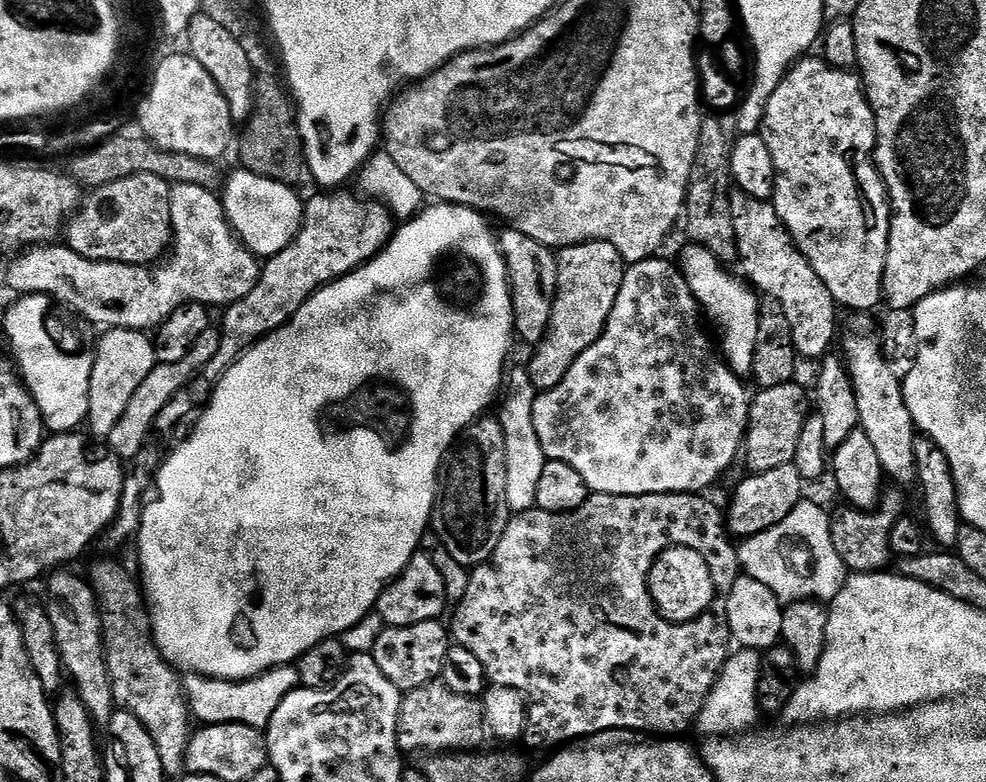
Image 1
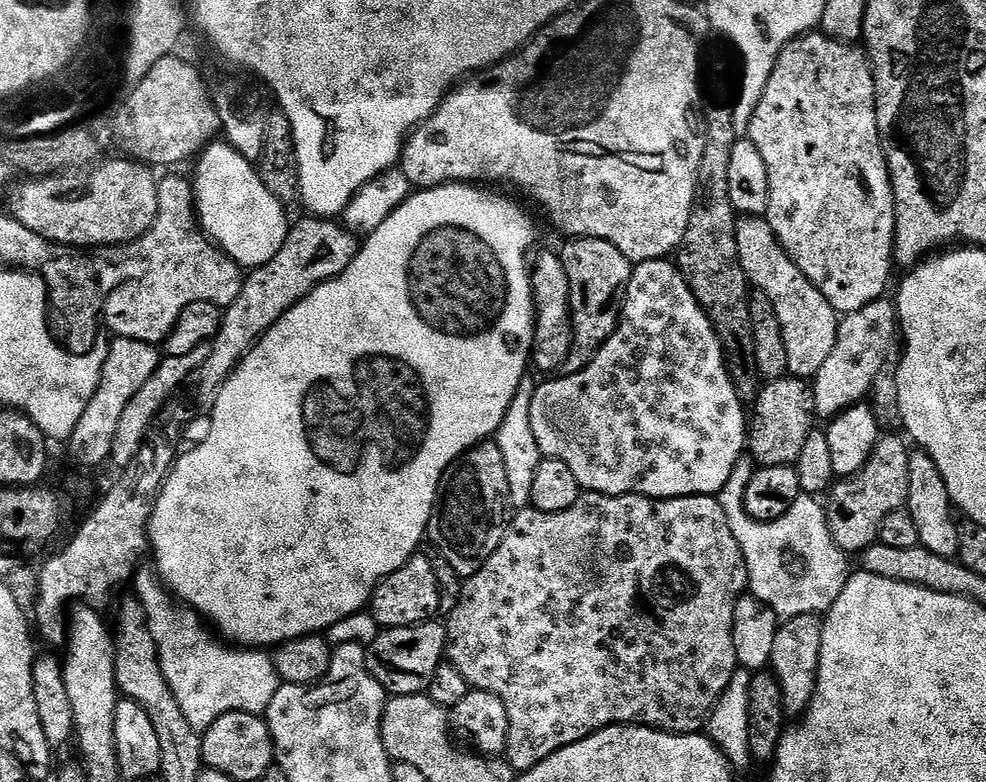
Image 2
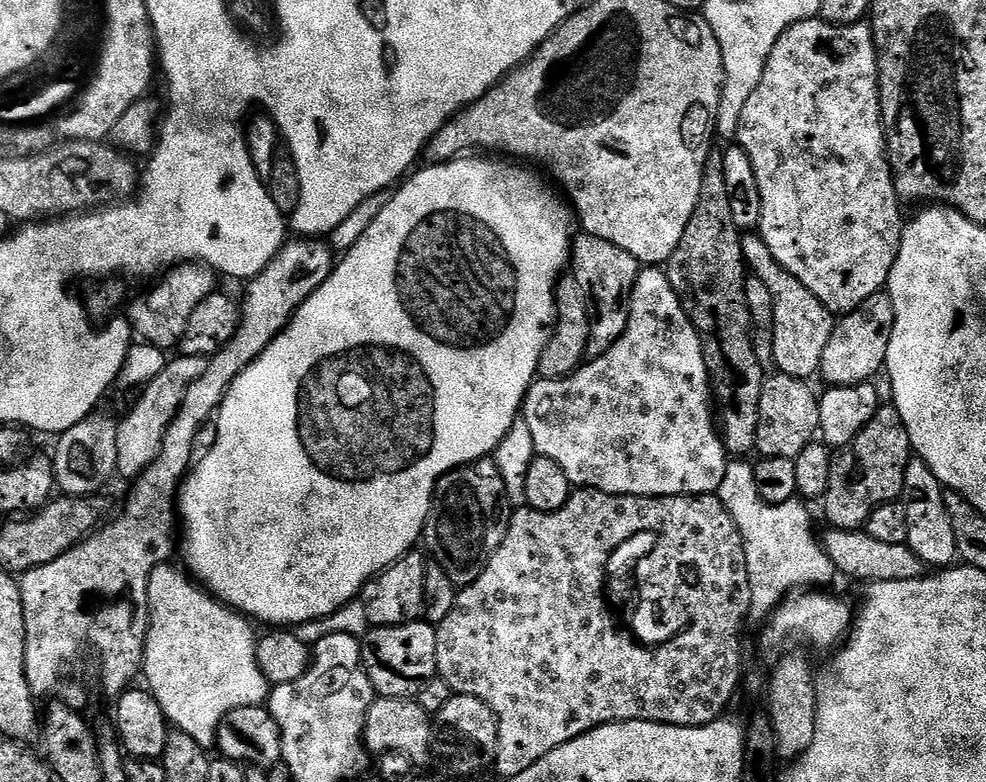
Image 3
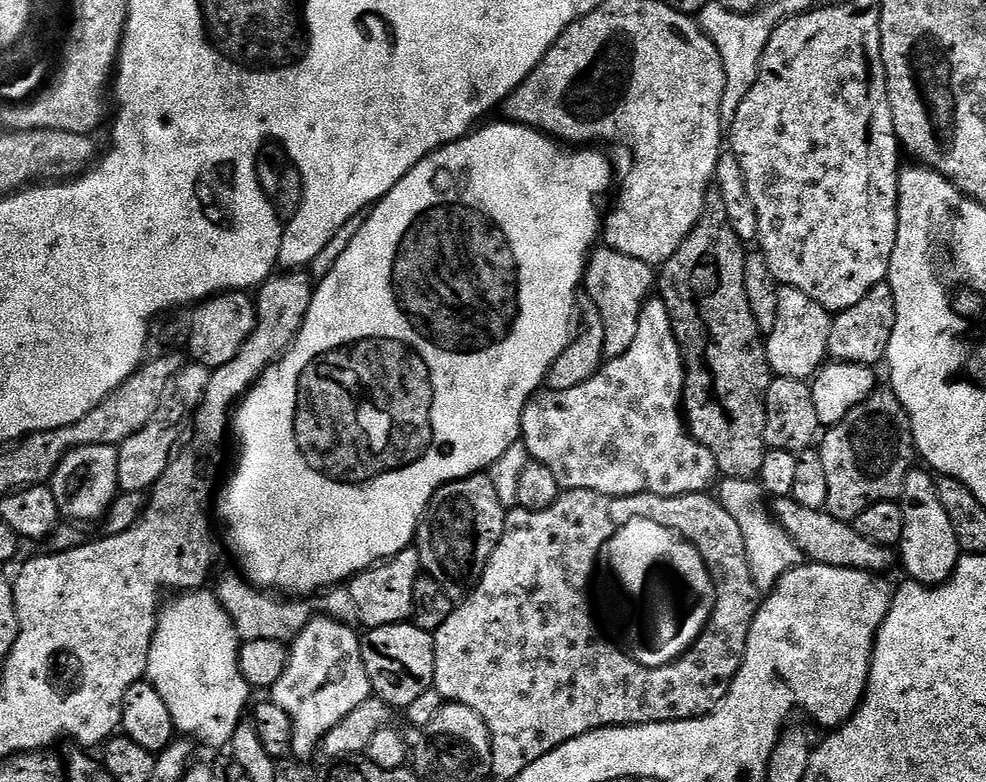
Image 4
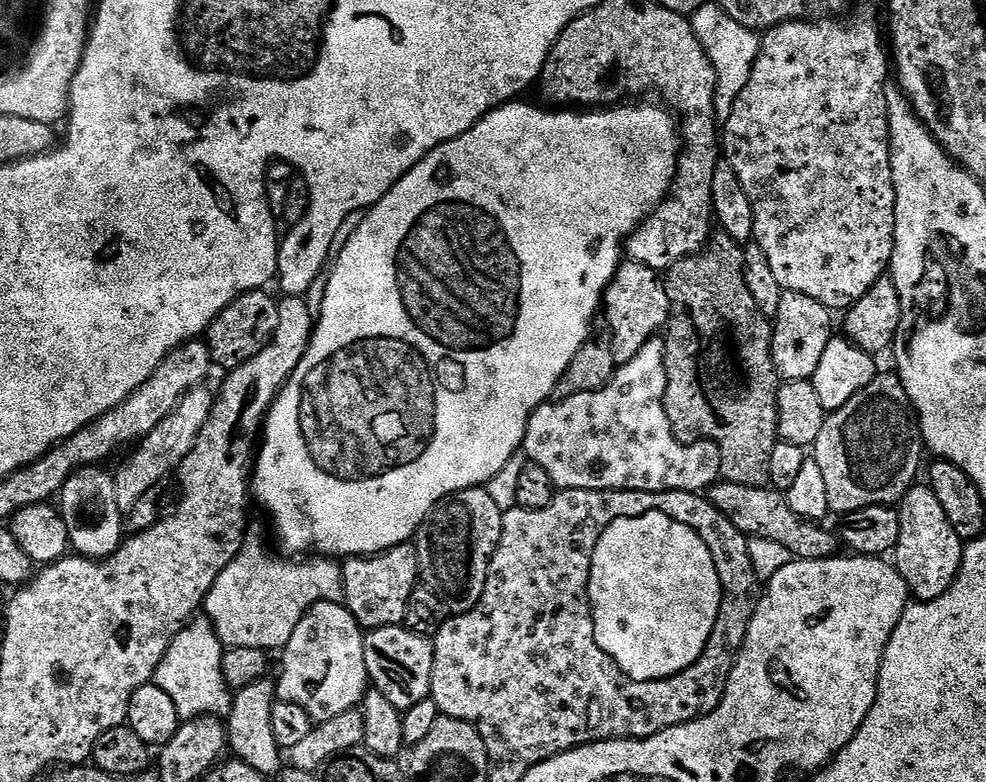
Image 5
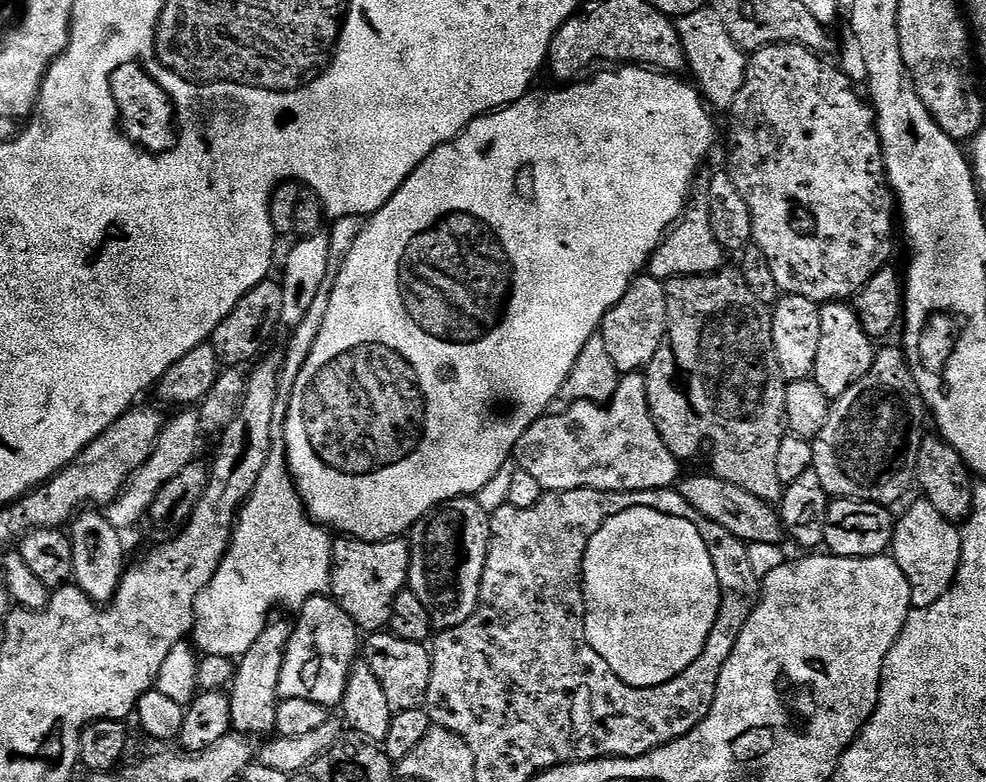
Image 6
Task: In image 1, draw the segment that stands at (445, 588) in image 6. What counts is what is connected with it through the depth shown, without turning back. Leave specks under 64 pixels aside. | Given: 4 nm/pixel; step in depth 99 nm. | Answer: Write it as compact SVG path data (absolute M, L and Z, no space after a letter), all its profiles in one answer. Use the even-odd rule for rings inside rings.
M481 418L475 420L470 427L465 428L464 431L460 433L456 443L452 445L448 455L444 457L438 477L440 489L436 493L436 506L432 510L432 518L430 521L431 531L436 533L436 536L442 542L442 546L446 546L446 550L450 550L450 555L452 555L457 562L462 562L465 568L469 570L475 568L477 564L485 564L485 562L492 557L494 550L498 546L498 542L502 542L502 534L506 530L510 519L508 503L506 502L506 438L502 434L502 426L500 425L499 419L488 419L489 418Z

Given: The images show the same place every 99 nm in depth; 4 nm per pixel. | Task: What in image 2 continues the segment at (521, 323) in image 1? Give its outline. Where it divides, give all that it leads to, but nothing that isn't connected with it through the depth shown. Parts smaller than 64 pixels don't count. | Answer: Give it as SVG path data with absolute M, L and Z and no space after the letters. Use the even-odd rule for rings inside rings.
M555 251L538 252L530 264L532 291L536 298L536 337L532 343L530 364L533 369L548 372L544 374L556 374L563 369L564 359L572 345L570 278L566 278L566 266L562 266Z

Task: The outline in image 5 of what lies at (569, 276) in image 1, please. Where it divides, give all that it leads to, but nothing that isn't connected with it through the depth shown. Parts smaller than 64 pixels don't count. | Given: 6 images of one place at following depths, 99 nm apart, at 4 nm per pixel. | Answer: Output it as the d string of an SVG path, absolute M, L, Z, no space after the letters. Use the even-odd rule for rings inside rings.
M633 260L621 263L614 278L608 283L602 301L602 316L608 319L606 332L612 338L617 365L630 362L630 358L634 358L634 354L638 354L638 350L642 350L642 346L659 333L656 331L659 328L661 331L667 325L671 305L666 298L661 273Z

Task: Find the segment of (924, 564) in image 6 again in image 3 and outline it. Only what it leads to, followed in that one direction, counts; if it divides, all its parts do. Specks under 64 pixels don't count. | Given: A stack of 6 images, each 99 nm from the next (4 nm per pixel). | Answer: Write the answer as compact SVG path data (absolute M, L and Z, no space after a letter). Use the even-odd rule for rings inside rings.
M919 458L909 460L904 479L904 495L902 503L906 510L906 518L910 522L910 538L908 548L918 554L918 558L932 570L943 570L957 563L954 530L950 527L950 518L946 518L946 502L944 501L944 485L938 482L934 470L926 466Z

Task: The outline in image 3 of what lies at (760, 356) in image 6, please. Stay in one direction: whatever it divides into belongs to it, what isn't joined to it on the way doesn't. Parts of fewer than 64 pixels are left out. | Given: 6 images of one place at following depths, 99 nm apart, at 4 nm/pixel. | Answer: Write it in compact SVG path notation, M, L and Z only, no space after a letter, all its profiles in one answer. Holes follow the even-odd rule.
M720 154L709 156L706 166L704 167L704 177L702 178L702 194L698 194L698 206L694 210L694 214L690 218L690 226L686 226L686 234L682 234L682 242L678 242L678 250L674 250L674 254L668 259L666 271L670 278L670 286L674 286L674 290L678 294L678 298L682 302L682 306L686 310L686 314L692 319L692 325L698 330L700 341L704 347L704 357L706 358L706 366L708 367L708 377L711 380L714 389L714 400L718 405L718 428L722 433L724 447L729 453L736 458L744 458L756 447L756 435L758 434L758 418L760 417L760 399L762 398L762 390L764 389L764 381L766 379L766 371L760 365L760 356L756 353L756 344L752 341L752 332L754 333L754 325L752 315L746 306L746 290L744 289L744 281L746 279L746 265L744 263L744 255L742 254L742 232L736 227L734 222L734 214L730 214L730 194L726 194L726 170L724 169L724 157Z

